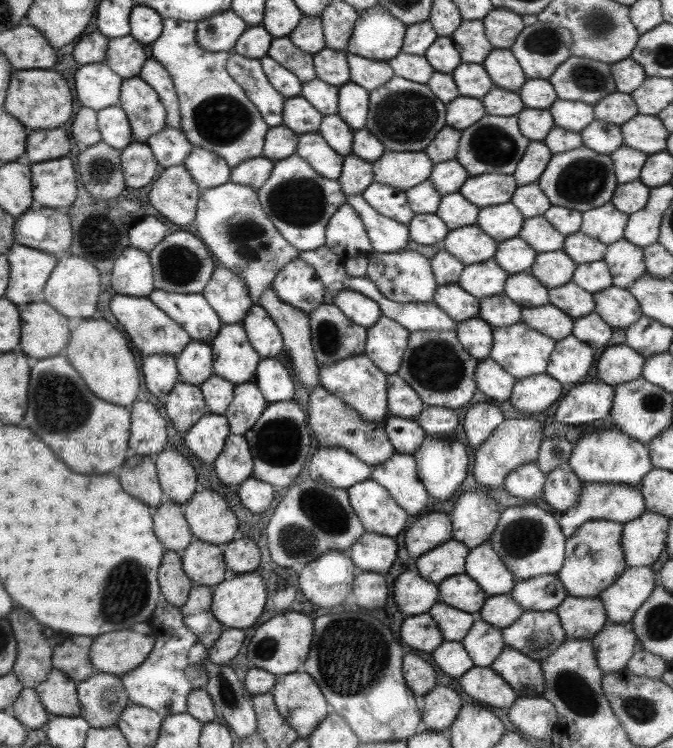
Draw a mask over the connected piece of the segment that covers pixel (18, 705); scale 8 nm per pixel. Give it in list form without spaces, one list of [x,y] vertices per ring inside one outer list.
[[[25,687],[20,690],[9,711],[27,730],[44,728],[50,717],[35,689]]]

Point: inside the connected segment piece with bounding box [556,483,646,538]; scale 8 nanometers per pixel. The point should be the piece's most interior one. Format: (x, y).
(607, 501)

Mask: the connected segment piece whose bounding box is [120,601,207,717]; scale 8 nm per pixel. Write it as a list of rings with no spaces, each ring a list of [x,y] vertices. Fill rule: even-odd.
[[[166,601],[157,602],[147,623],[155,632],[152,649],[147,658],[133,670],[120,676],[130,704],[144,706],[162,717],[186,712],[188,694],[192,691],[185,668],[203,662],[207,650],[183,624],[180,610]]]

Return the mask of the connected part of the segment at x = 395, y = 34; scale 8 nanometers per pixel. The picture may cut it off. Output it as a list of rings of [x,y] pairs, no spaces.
[[[377,4],[357,17],[345,51],[387,62],[400,52],[405,29],[401,21]]]

